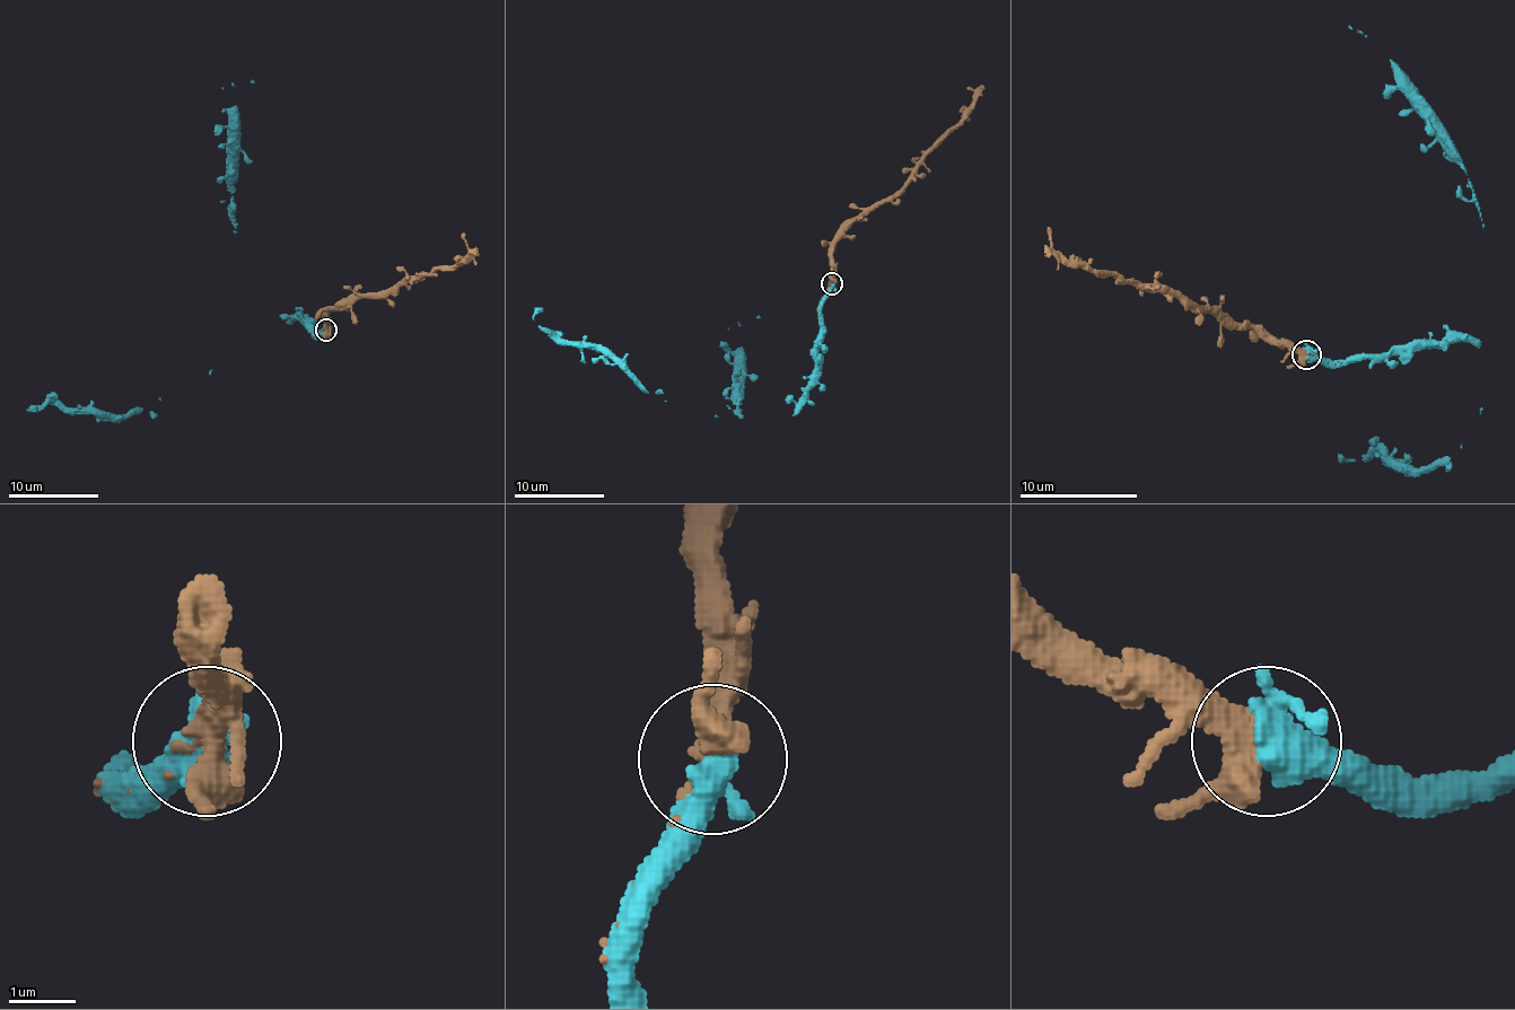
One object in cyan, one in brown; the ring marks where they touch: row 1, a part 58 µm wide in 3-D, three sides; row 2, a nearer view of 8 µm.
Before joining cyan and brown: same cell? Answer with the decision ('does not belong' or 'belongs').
belongs

